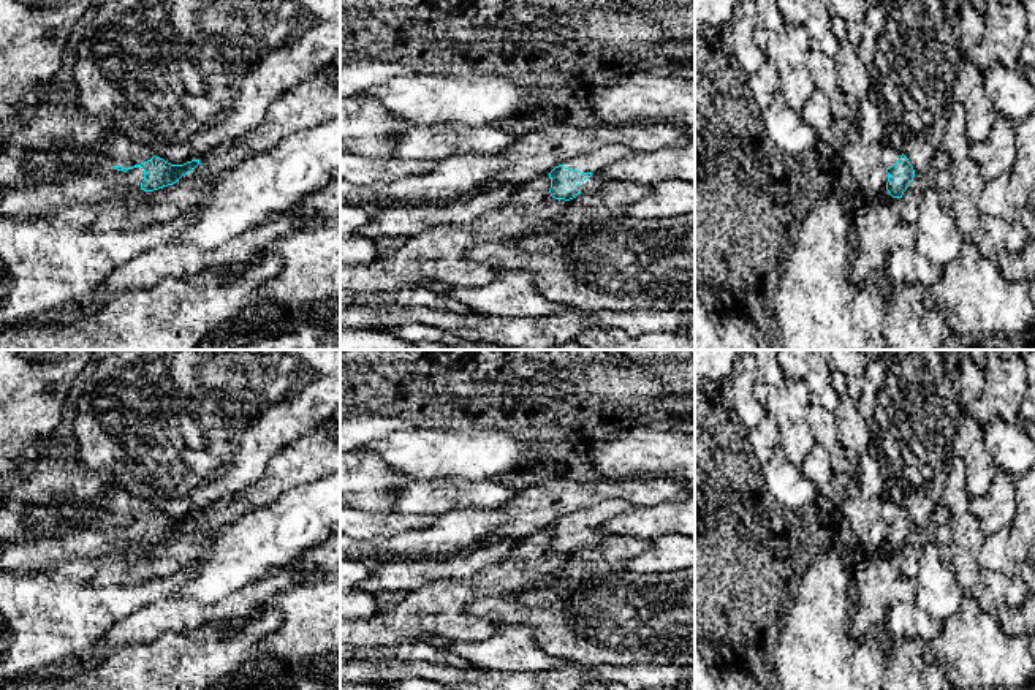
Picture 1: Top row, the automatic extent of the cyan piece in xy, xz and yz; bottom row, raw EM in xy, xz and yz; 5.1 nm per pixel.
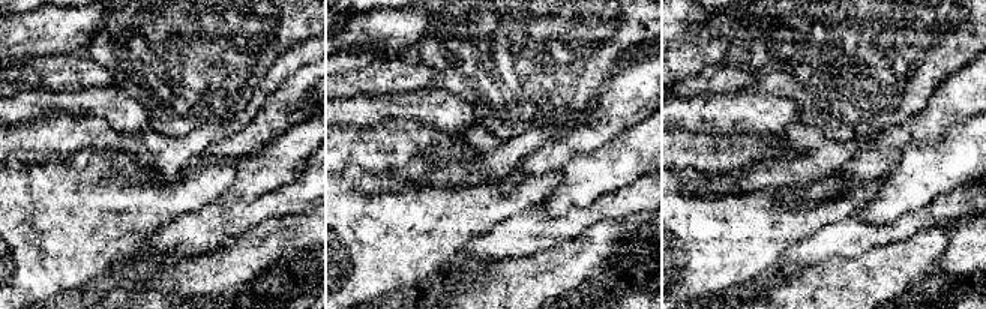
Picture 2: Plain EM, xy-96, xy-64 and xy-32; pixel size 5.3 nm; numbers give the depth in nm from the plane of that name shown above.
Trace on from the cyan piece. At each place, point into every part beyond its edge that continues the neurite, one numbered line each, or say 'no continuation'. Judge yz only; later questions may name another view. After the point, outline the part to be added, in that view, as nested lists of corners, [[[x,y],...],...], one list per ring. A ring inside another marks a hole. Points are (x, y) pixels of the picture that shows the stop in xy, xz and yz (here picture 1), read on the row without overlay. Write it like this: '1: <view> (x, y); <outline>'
1: yz (890, 510); [[[883,500],[881,505],[881,518],[885,522],[889,522],[893,519],[897,518],[897,514],[900,513],[902,506],[899,506],[897,503],[894,503],[893,500]]]

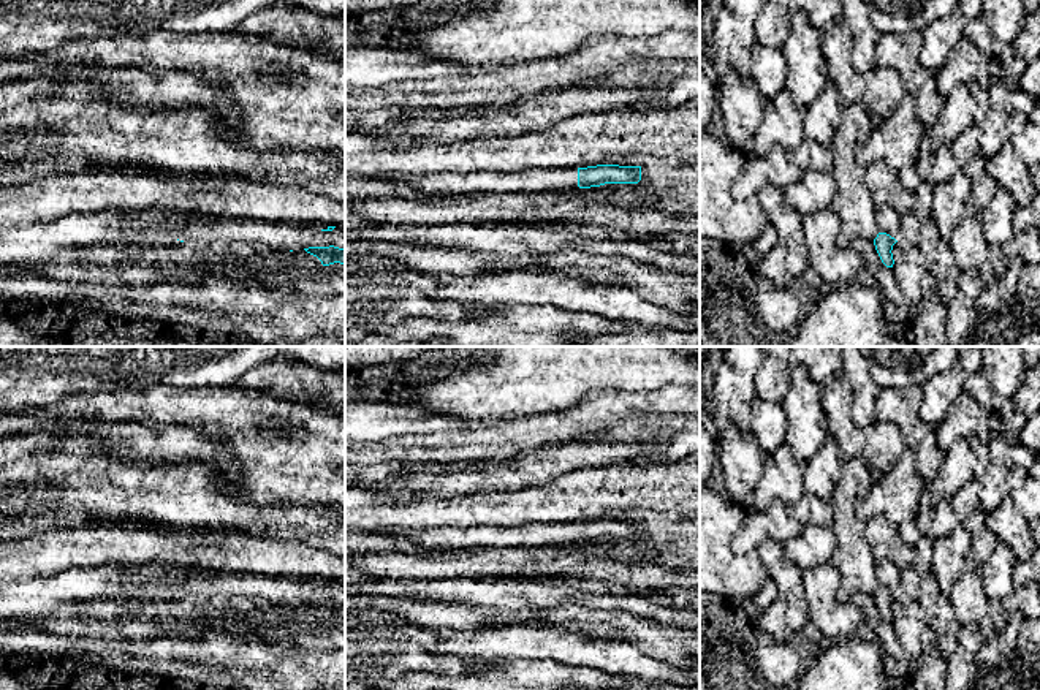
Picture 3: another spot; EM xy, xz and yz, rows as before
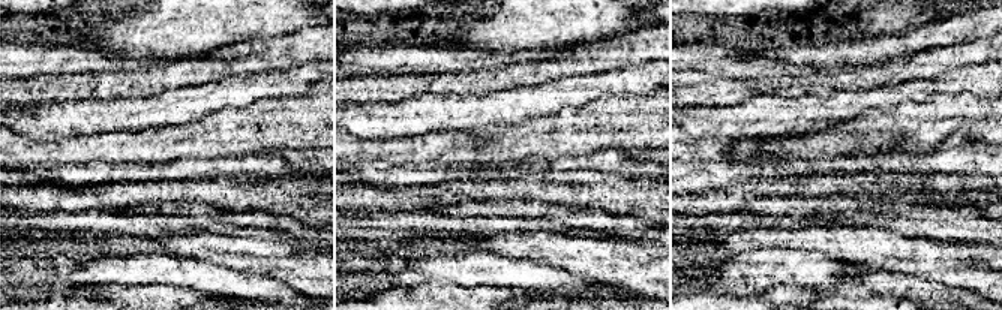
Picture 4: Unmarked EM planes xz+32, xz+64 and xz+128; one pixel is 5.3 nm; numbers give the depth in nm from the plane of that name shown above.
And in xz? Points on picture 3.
1: xz (551, 532); [[[546,521],[514,529],[424,529],[404,532],[405,538],[423,548],[473,549],[473,548],[538,548],[567,546],[578,541],[578,522]]]

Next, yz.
1: yz (887, 572); [[[883,560],[877,563],[875,573],[877,573],[880,587],[886,587],[896,593],[901,568],[898,568],[890,560]]]

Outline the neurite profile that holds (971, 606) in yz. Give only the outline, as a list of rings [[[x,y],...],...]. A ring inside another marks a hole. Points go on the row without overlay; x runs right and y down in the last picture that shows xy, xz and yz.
[[[977,567],[967,568],[951,587],[948,595],[955,617],[964,625],[977,625],[983,639],[993,638],[997,631],[989,617],[991,600],[983,592],[983,581]]]

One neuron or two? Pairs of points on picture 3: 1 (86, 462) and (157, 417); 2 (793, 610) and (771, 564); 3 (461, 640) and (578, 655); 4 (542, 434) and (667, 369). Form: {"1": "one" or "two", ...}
{"1": "two", "2": "one", "3": "one", "4": "two"}

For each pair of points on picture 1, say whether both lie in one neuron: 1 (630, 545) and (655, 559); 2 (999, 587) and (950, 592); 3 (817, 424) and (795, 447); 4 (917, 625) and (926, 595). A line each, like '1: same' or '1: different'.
1: different
2: different
3: different
4: different

